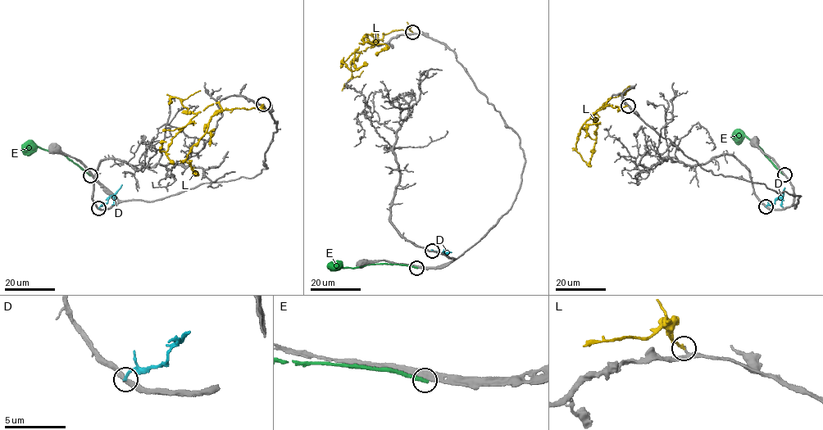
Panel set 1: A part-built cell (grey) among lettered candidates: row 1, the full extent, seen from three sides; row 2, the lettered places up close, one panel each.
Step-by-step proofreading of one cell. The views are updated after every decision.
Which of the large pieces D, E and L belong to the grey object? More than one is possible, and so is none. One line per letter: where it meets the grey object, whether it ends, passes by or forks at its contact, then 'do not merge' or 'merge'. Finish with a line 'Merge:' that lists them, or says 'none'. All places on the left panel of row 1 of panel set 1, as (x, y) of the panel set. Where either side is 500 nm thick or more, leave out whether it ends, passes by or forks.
D: (98, 208) | it ends | do not merge
E: (90, 175) | it ends | do not merge
L: (263, 104) | it ends | merge
Merge: L

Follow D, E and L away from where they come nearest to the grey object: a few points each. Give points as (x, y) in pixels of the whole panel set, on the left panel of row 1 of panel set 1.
D: (99, 208), (106, 203), (110, 196), (122, 184)
E: (90, 175), (59, 153), (34, 146), (32, 149), (23, 149)
L: (262, 104), (259, 108), (234, 108), (215, 113), (186, 160), (197, 174), (189, 160)

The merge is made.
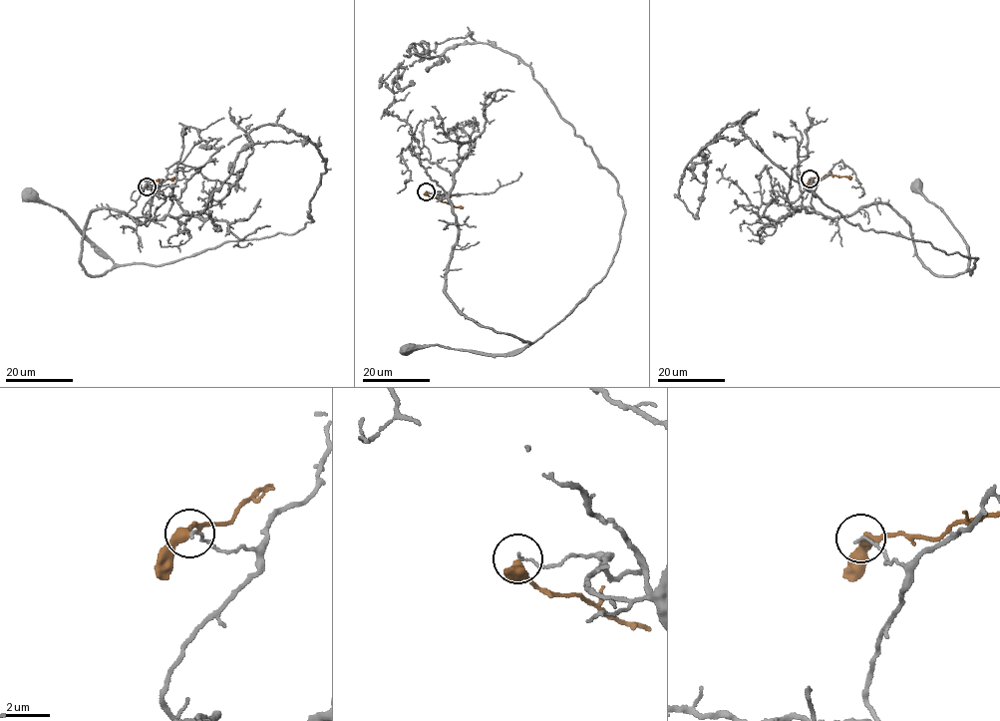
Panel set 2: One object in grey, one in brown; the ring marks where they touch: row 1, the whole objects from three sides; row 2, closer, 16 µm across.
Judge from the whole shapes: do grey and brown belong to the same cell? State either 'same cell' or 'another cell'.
another cell

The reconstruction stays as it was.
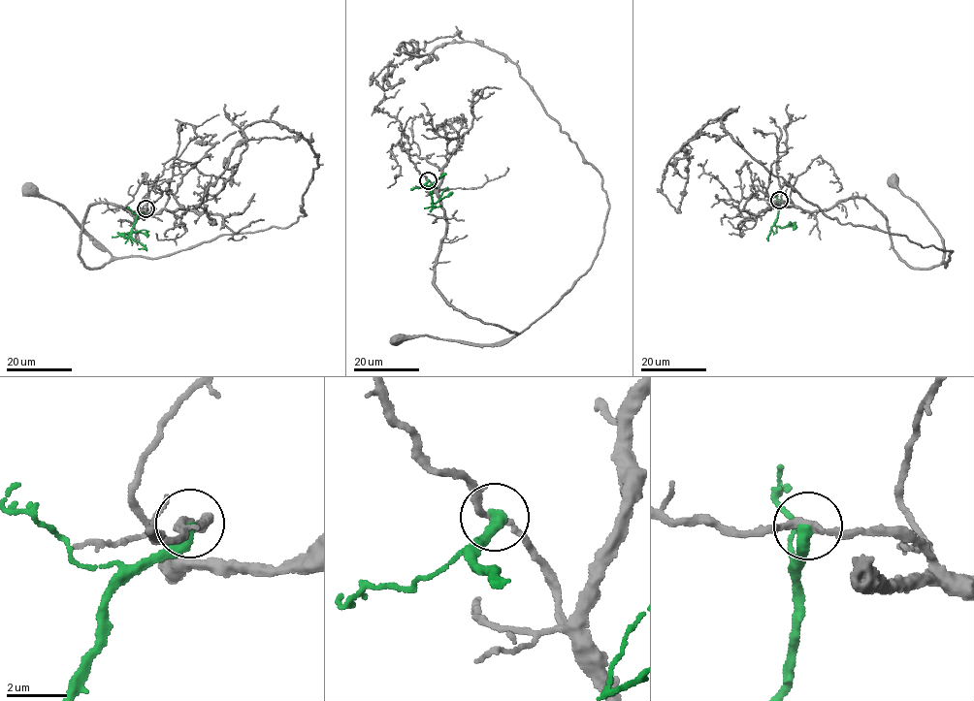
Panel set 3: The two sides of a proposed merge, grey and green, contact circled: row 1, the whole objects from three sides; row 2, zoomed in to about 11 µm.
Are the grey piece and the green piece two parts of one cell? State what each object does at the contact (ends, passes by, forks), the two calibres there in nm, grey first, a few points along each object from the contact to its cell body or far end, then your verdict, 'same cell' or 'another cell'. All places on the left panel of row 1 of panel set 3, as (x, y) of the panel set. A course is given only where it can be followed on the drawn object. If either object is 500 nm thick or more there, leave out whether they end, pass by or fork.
grey forks; green ends; calibres 170 and 380 nm; course grey (146, 209), (134, 217), (113, 204), (90, 206), (79, 252), (91, 269), (111, 253), (62, 207), (30, 192); course green (146, 209), (137, 216), (130, 235), (123, 238), (124, 234), (130, 232), (148, 236); another cell

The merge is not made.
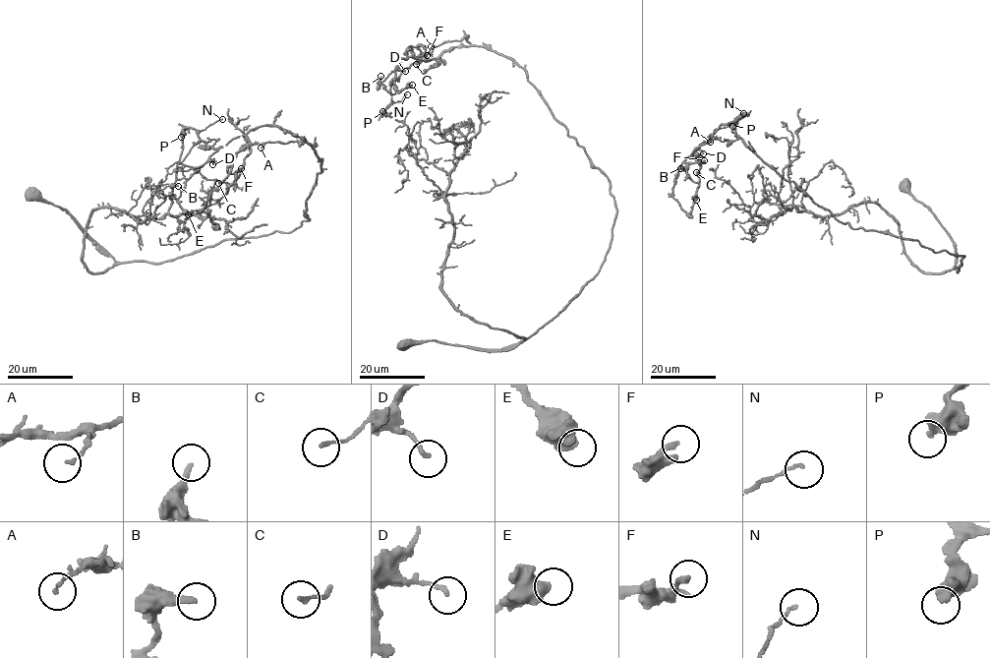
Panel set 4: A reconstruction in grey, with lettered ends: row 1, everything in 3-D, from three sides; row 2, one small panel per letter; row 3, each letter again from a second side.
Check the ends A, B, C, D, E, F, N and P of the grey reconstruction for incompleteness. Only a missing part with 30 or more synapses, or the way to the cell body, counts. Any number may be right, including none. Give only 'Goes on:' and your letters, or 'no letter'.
Goes on: no letter

